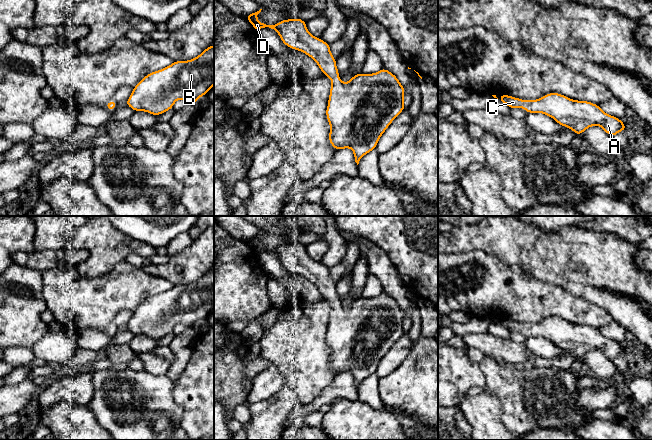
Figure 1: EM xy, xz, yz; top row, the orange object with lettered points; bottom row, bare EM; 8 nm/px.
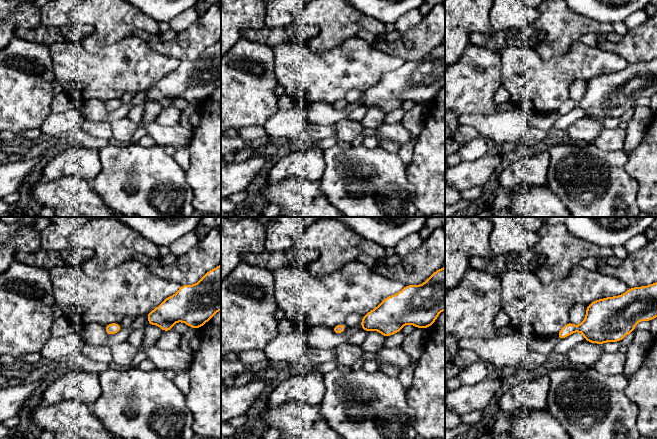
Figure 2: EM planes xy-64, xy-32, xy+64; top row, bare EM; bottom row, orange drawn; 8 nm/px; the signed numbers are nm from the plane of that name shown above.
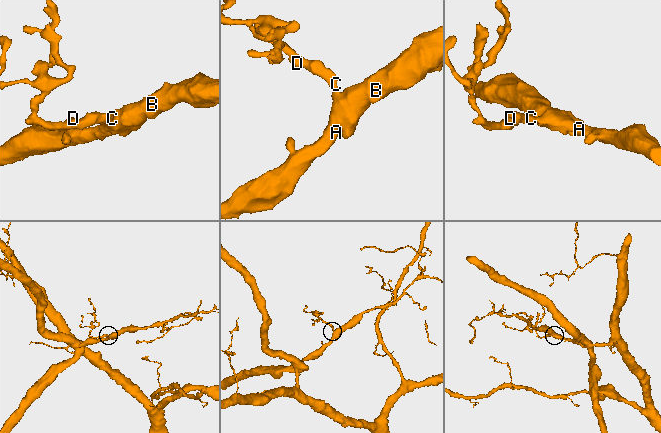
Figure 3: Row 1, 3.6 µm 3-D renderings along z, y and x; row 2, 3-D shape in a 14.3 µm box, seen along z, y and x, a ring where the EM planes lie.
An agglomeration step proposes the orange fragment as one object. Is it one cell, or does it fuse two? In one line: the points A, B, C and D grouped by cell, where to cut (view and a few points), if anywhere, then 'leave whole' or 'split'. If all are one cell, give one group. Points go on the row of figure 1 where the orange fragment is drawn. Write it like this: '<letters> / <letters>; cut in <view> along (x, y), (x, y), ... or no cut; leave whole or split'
A B C D; no cut; leave whole

